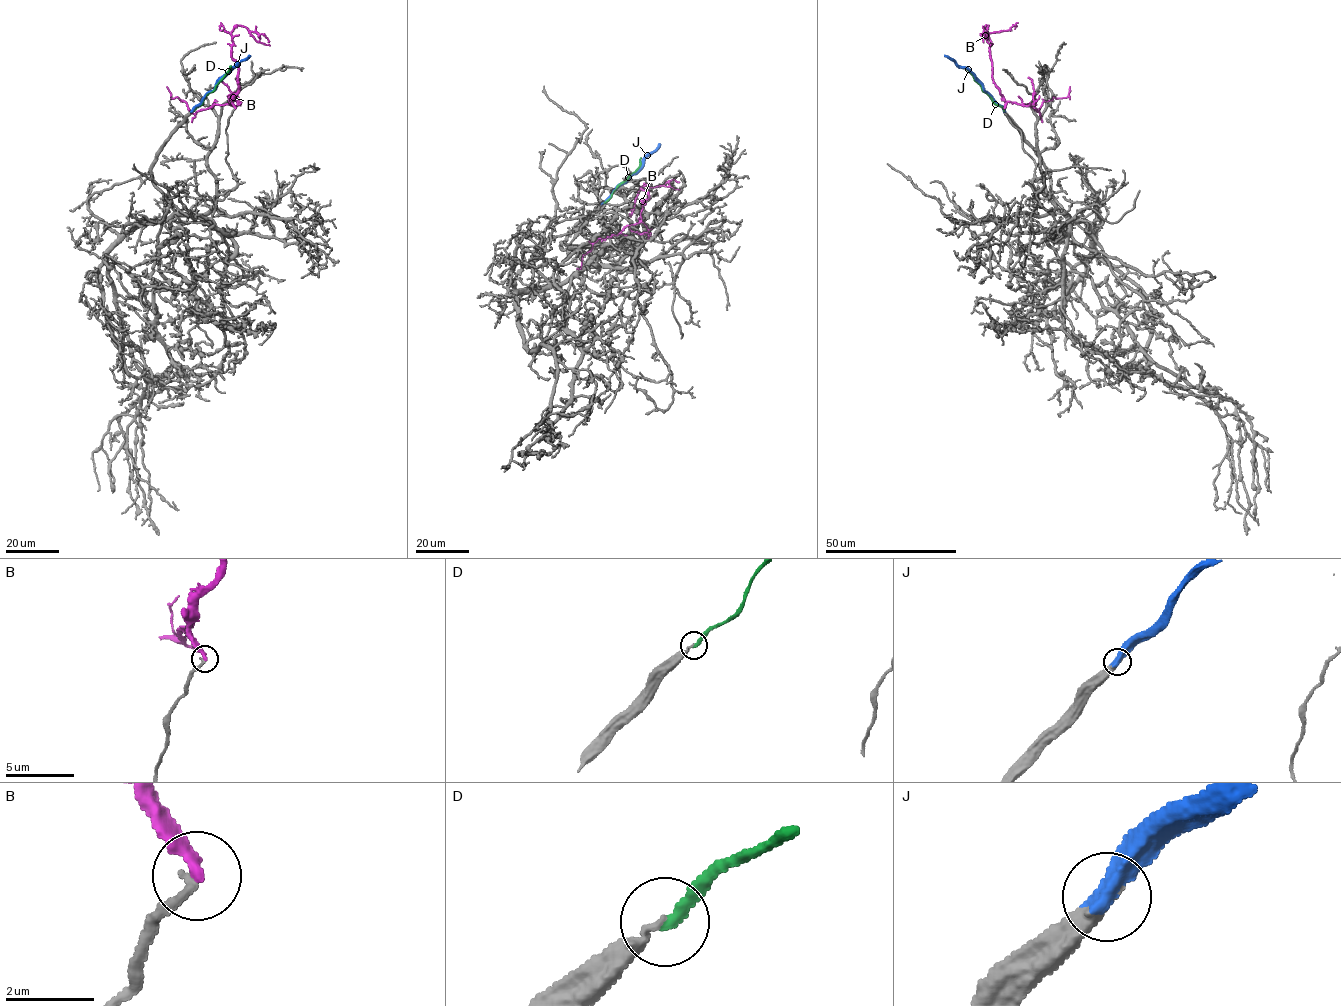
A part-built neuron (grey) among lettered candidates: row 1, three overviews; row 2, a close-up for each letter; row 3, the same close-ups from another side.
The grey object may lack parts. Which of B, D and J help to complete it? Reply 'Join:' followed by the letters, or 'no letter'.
Join: J

